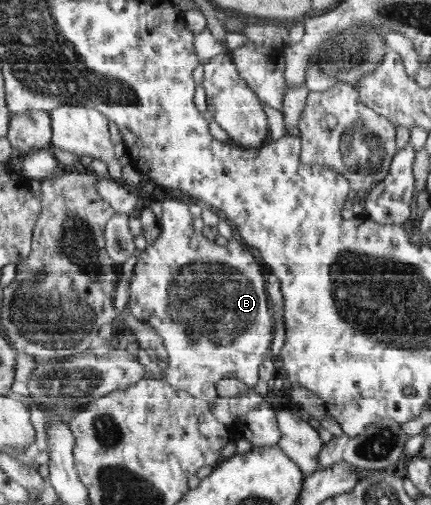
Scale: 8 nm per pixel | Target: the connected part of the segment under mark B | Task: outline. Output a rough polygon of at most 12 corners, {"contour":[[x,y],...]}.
{"contour":[[167,199],[127,306],[163,379],[250,388],[276,328],[264,267]]}

